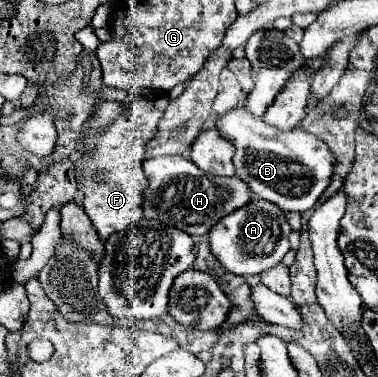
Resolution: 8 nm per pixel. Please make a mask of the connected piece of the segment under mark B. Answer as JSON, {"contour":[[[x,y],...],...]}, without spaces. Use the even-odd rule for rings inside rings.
{"contour":[[[235,107],[225,115],[219,115],[215,119],[215,127],[235,149],[233,165],[237,169],[237,177],[245,181],[257,197],[279,205],[283,213],[303,213],[311,209],[329,185],[335,157],[315,135],[301,129],[273,129],[273,125],[267,125],[261,117],[251,115],[243,107]]]}

